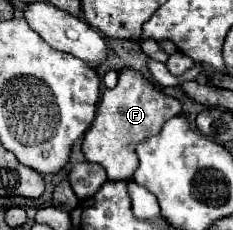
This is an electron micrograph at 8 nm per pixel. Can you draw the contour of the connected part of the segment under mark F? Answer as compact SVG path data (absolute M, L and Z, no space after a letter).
M126 67L120 71L118 85L114 89L104 91L96 119L92 121L90 129L84 135L82 153L88 161L102 165L110 181L128 181L132 179L138 167L138 157L134 153L134 147L142 139L156 135L162 129L162 125L168 119L176 117L178 113L180 113L180 103L174 97L164 95L160 89L156 89L154 83L146 81L138 71Z

